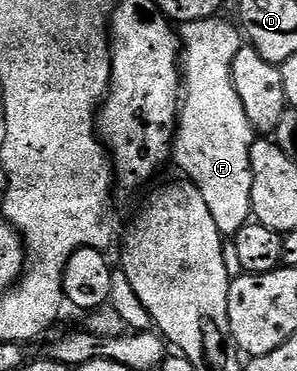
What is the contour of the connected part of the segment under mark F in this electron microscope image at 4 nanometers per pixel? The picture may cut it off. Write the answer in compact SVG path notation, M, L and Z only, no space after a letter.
M216 17L178 24L183 89L179 121L175 129L173 163L176 163L187 174L184 176L194 183L197 189L201 189L201 197L205 197L205 205L209 205L209 213L213 213L213 221L217 221L217 229L221 234L224 237L234 237L252 218L251 145L253 128L249 117L245 117L245 109L241 106L241 97L237 97L237 89L233 89L233 73L231 72L233 57L237 57L239 50L245 46L245 39L234 22L231 24L229 20L223 18Z

